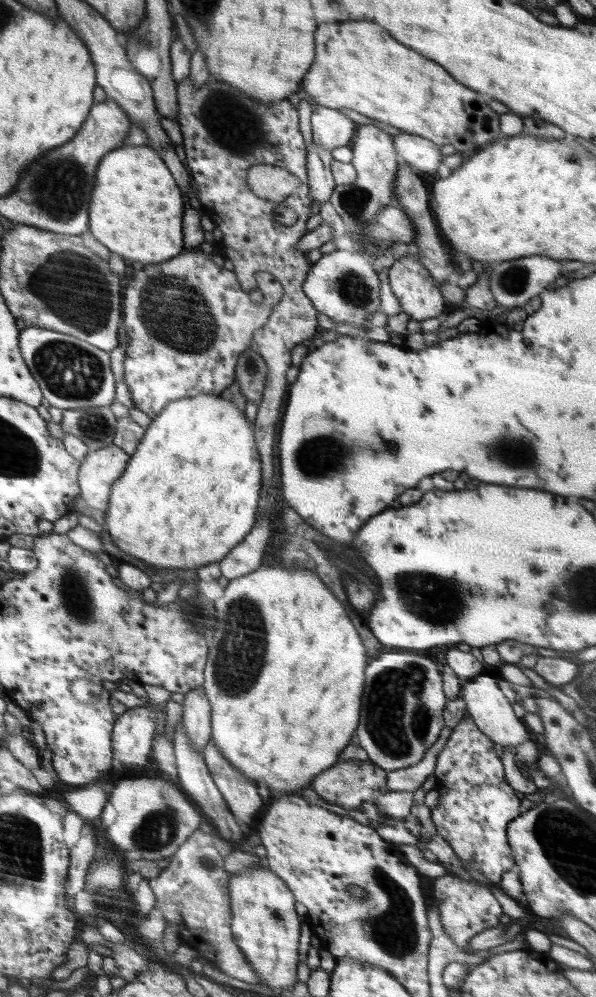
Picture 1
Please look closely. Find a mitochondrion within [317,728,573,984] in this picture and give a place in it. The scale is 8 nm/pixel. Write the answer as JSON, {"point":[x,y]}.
{"point":[394,928]}

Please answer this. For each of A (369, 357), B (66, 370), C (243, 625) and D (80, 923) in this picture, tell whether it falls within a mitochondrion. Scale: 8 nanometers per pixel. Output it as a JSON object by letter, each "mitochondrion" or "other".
{"A":"other","B":"mitochondrion","C":"mitochondrion","D":"other"}

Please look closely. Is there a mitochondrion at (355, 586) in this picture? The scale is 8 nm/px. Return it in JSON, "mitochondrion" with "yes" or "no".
{"mitochondrion":"no"}

